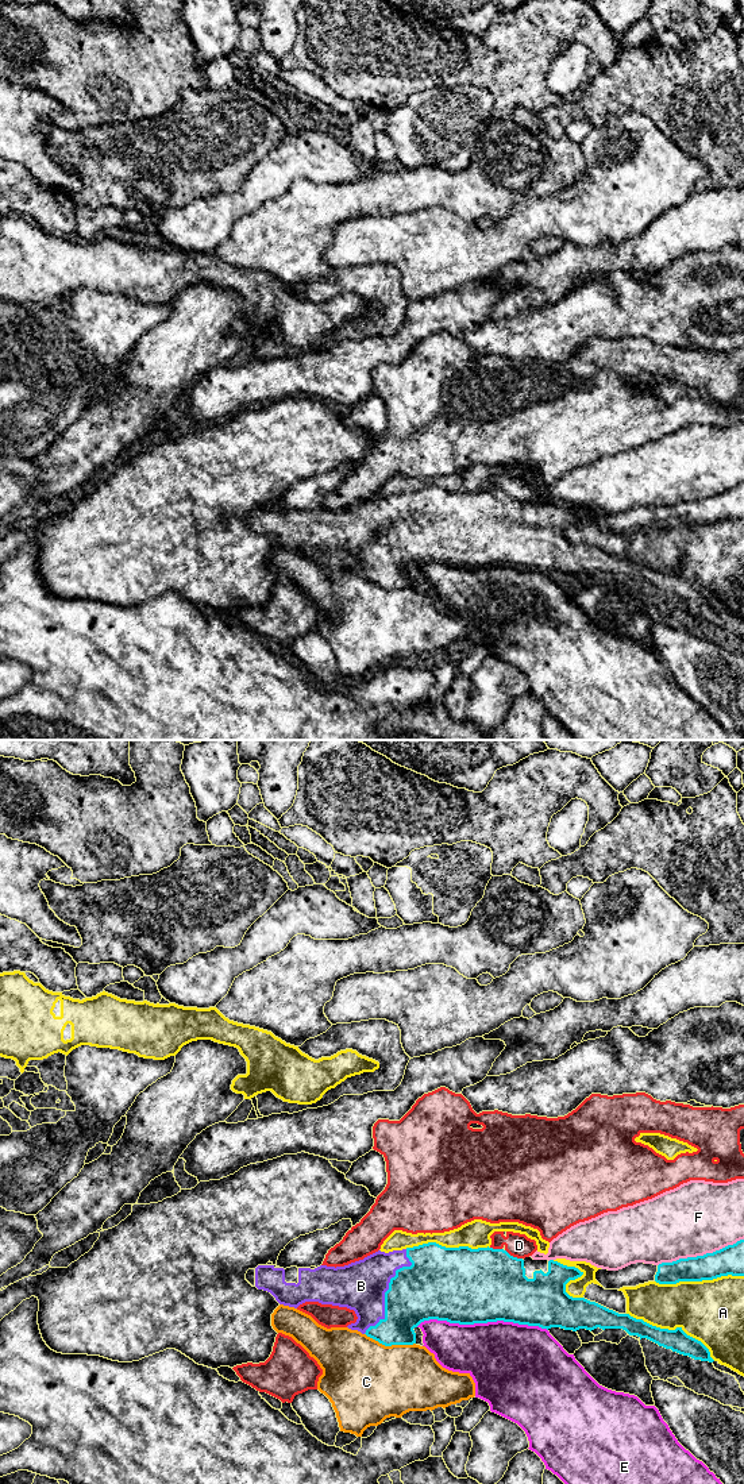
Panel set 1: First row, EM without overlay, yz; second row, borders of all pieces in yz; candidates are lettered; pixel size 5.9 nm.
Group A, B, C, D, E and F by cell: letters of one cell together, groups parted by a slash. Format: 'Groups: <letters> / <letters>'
Groups: A / B / C / D / E / F

